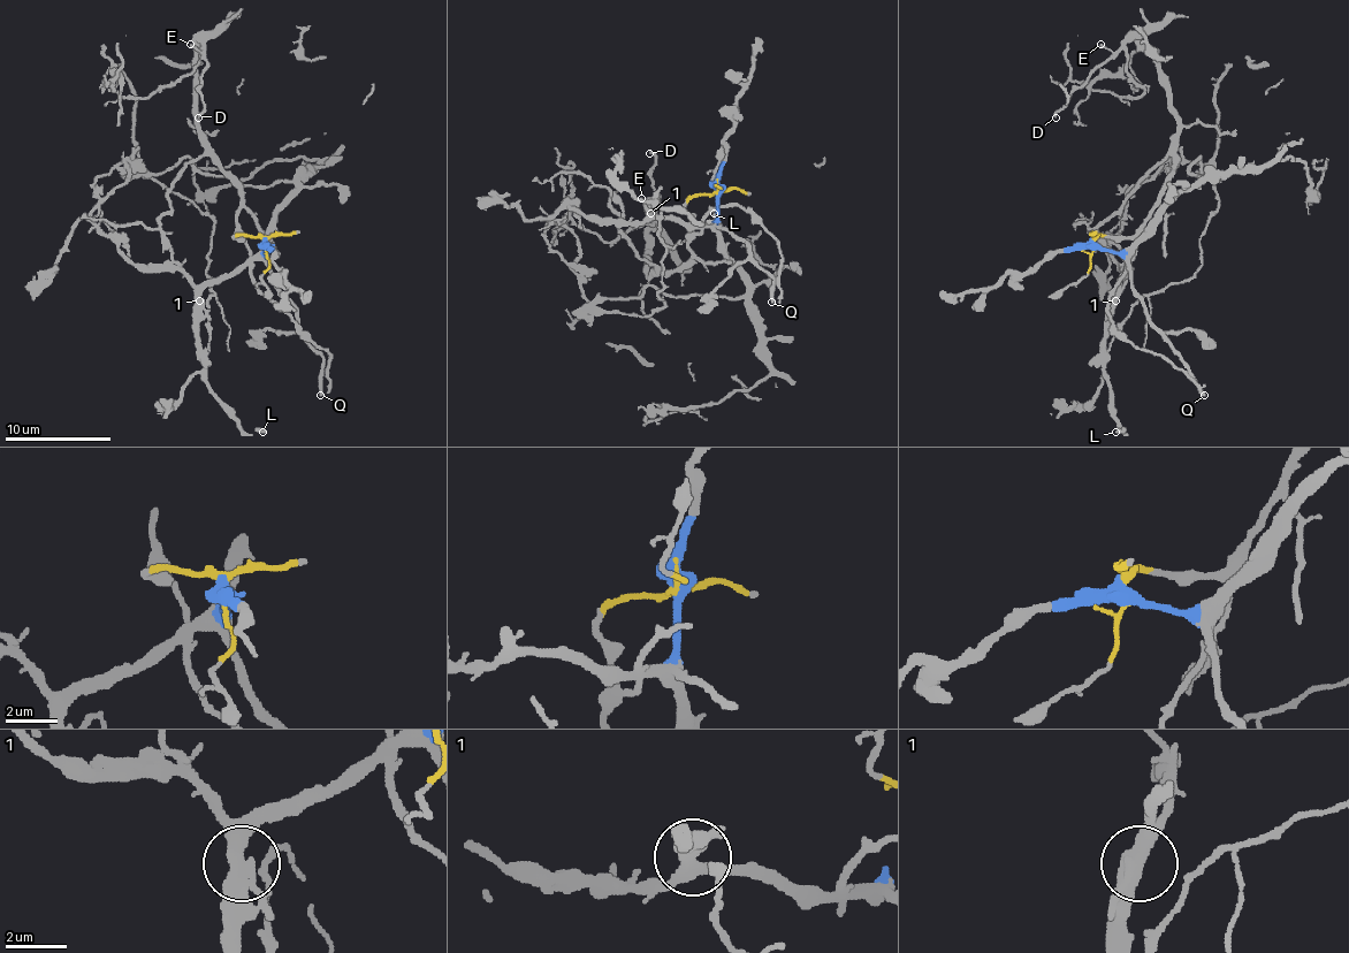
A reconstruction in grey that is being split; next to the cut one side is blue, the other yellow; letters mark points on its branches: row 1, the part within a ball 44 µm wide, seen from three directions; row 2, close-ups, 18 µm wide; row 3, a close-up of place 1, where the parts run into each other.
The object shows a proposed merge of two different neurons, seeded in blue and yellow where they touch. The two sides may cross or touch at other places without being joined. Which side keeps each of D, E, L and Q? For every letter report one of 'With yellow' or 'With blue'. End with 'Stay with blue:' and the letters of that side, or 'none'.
D: With yellow
E: With yellow
L: With blue
Q: With blue
Stay with blue: L, Q

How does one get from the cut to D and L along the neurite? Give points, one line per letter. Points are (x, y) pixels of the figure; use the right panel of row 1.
D: (1094, 242), (1102, 234), (1132, 237), (1173, 168), (1171, 86), (1160, 62), (1128, 42), (1079, 86), (1054, 117)
L: (1094, 242), (1126, 256), (1128, 268), (1120, 276), (1105, 337), (1110, 417), (1126, 435), (1123, 429), (1115, 433)

